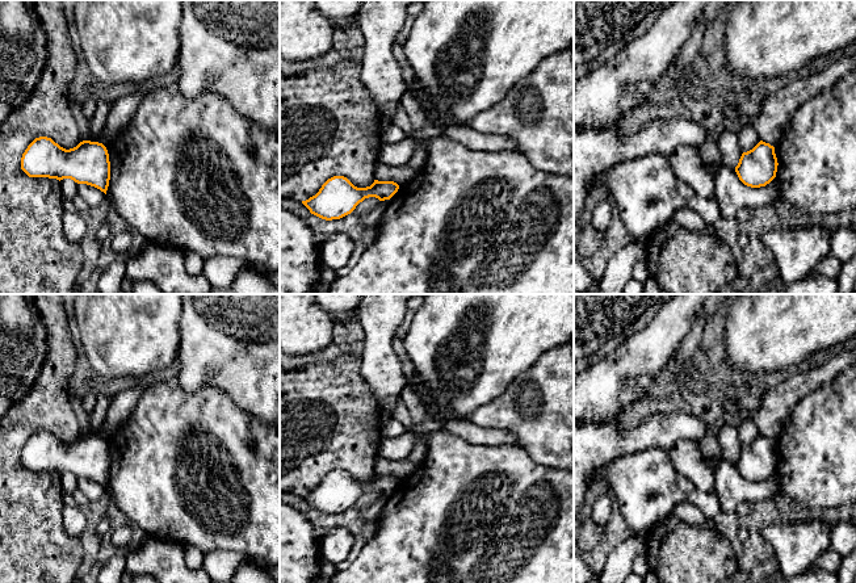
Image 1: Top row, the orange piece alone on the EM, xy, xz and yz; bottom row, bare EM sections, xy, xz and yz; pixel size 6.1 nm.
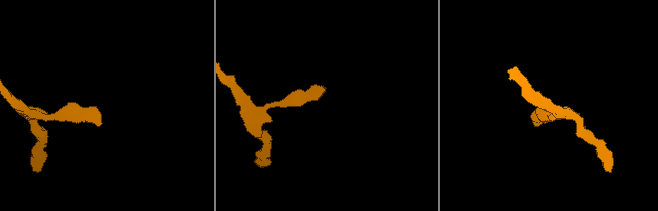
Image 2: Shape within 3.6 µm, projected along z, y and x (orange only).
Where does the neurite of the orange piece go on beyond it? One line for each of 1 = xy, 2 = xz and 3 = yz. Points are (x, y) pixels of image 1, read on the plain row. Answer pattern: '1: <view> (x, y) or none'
1: none
2: none
3: none

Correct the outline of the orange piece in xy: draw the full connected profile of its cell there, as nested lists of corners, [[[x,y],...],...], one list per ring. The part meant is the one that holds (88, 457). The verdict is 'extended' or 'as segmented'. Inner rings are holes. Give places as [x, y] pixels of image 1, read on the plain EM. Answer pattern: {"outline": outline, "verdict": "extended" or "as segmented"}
{"outline": [[[35,432],[22,448],[21,464],[29,471],[71,473],[105,488],[110,474],[108,444],[102,437],[91,435],[66,444],[51,432]]], "verdict": "as segmented"}

